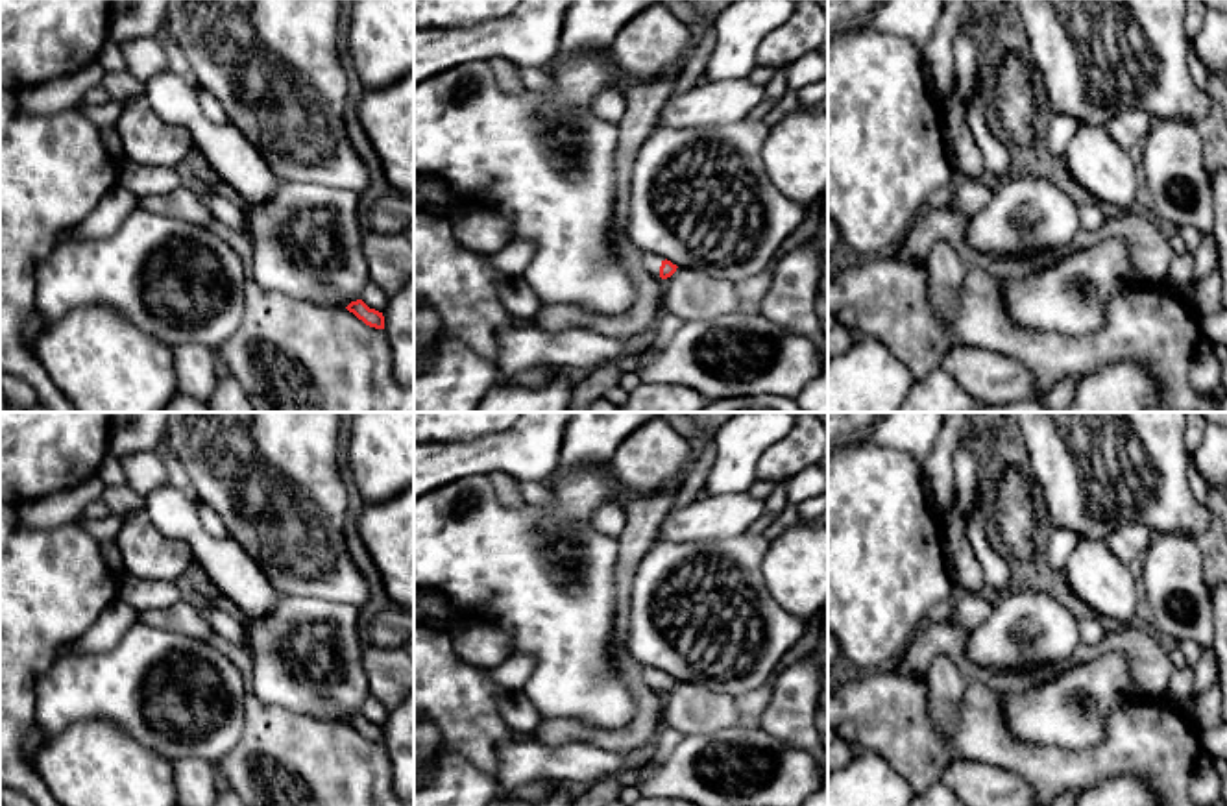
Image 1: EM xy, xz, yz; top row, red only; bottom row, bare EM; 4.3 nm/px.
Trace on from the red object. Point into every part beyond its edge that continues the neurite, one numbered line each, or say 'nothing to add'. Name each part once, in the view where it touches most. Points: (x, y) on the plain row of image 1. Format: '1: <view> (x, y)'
1: xz (651, 675)

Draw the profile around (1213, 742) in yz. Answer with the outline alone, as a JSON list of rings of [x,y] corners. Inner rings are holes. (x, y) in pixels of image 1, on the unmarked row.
[[[1221,725],[1212,730],[1197,730],[1199,732],[1199,749],[1209,756],[1221,756],[1227,760],[1227,725]]]

